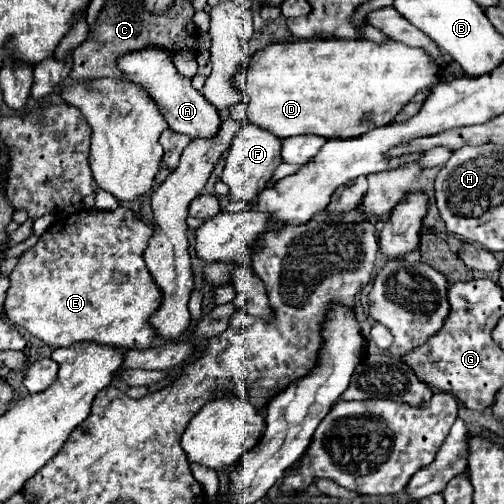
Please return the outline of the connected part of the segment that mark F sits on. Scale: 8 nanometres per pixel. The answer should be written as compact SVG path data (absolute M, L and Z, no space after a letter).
M244 124L242 130L238 132L238 136L234 138L228 158L226 158L226 166L222 172L222 182L228 184L230 188L230 198L236 202L244 202L250 204L260 190L266 188L268 178L272 178L274 170L282 164L280 158L280 148L282 148L282 140L272 136L270 132L256 128L252 124Z

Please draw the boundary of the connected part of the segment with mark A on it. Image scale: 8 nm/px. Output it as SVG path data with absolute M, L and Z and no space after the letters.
M146 48L146 50L140 50L140 52L126 54L124 60L122 58L118 60L118 66L128 76L130 82L142 84L150 92L150 96L158 102L160 110L164 112L170 130L174 130L178 134L186 134L192 140L216 136L216 132L222 124L220 114L198 90L192 88L188 78L182 78L176 72L176 66L172 64L172 56L168 52L164 52L160 48Z

